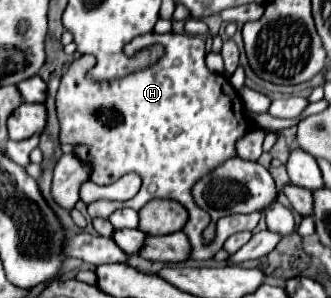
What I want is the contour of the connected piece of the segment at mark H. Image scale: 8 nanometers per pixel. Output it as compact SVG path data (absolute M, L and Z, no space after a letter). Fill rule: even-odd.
M149 32L147 36L139 36L131 44L125 45L124 53L135 56L153 44L161 44L165 48L161 60L149 68L129 74L127 78L103 82L87 80L87 72L95 66L93 56L79 56L69 64L57 92L57 118L61 126L59 142L73 146L75 156L91 166L89 176L99 186L113 184L127 172L135 172L143 180L137 196L127 202L95 200L87 204L91 218L107 218L119 208L139 210L153 198L175 200L183 204L189 214L187 224L181 230L187 234L191 244L189 258L209 260L223 248L223 242L231 234L253 230L261 218L261 212L219 218L215 242L203 246L201 234L211 218L201 208L195 208L195 202L191 200L191 182L205 172L211 172L211 168L219 166L219 162L235 156L235 142L253 126L247 120L241 98L231 82L223 74L219 76L205 66L205 40L201 36ZM97 112L101 112L103 120L111 124L111 128L103 124Z

